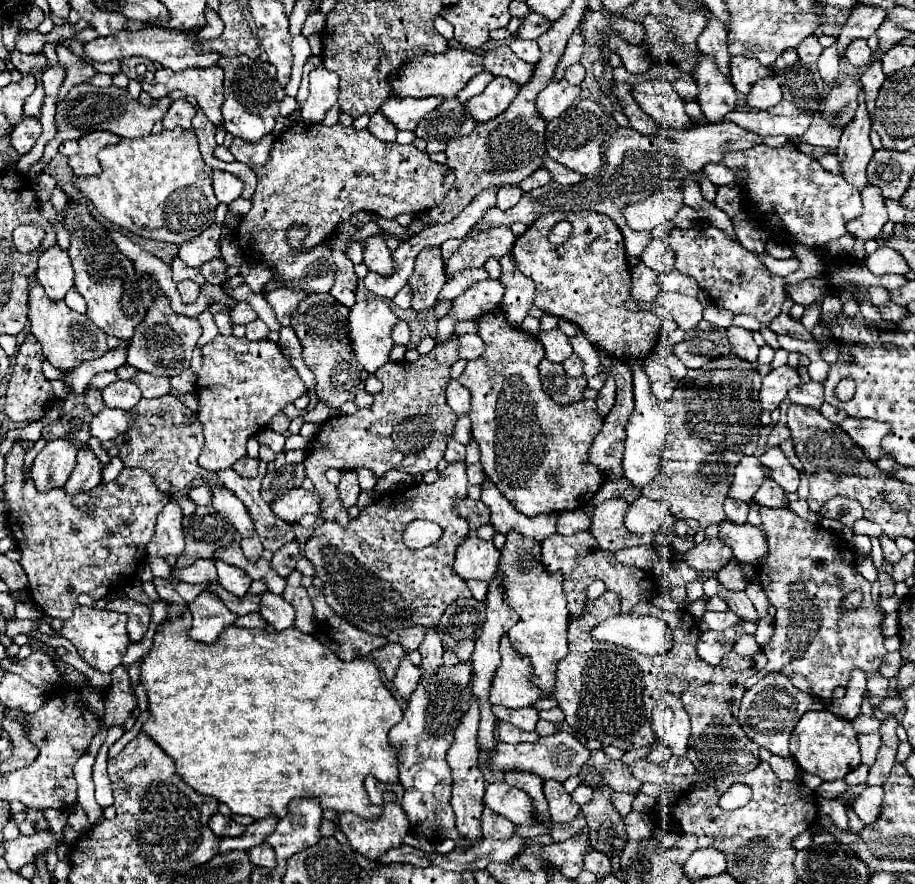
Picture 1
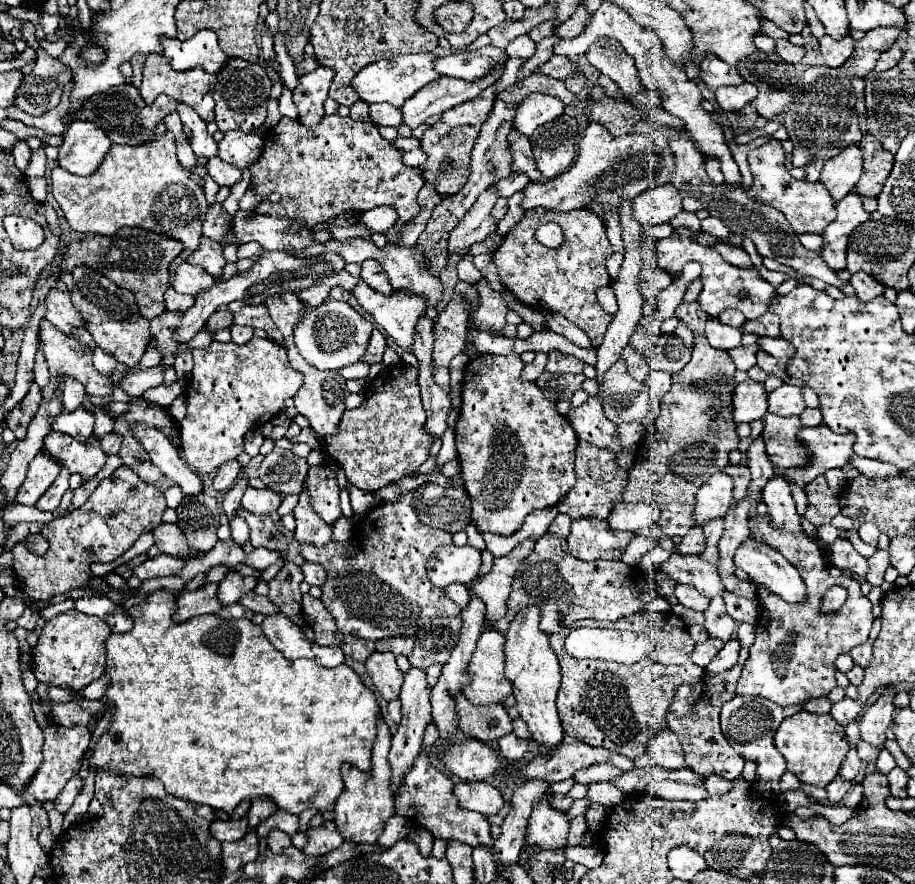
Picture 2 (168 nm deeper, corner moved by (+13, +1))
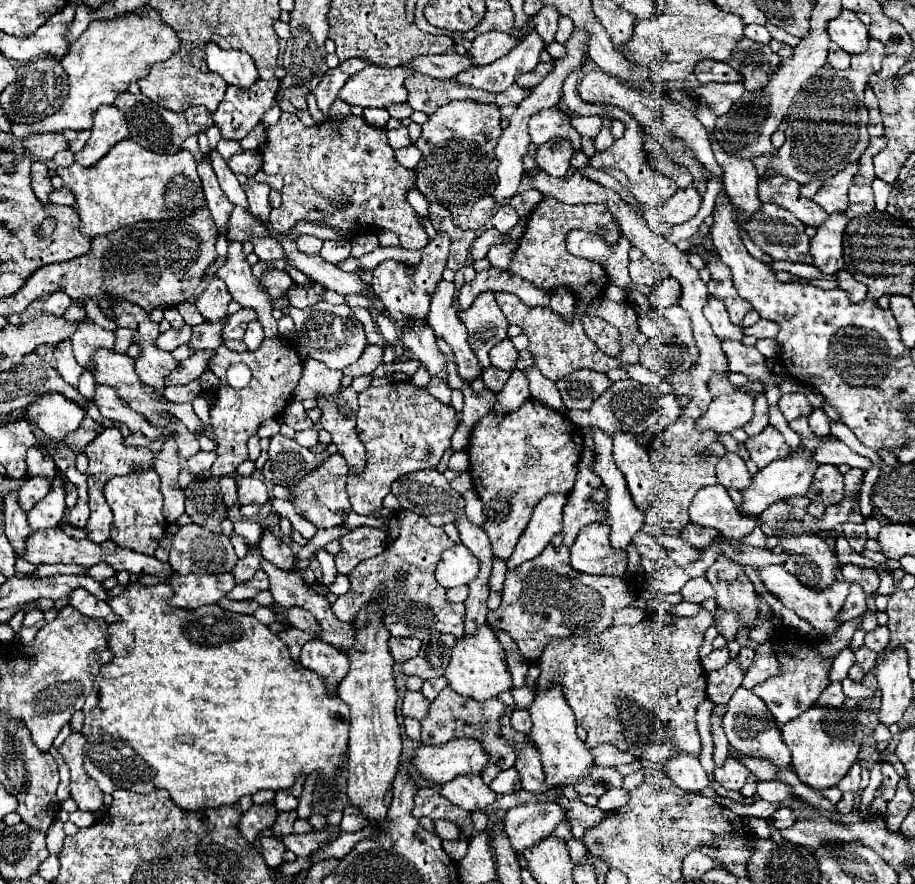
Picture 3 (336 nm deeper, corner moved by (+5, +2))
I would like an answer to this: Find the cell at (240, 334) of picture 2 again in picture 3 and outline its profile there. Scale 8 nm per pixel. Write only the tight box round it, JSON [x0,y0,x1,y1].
[244,321,264,351]

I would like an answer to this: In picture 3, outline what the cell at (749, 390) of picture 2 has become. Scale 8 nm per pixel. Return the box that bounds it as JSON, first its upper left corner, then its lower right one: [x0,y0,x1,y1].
[696,391,754,433]

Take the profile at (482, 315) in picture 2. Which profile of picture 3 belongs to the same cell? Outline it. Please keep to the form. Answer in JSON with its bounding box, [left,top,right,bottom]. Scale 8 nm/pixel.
[458,291,508,369]

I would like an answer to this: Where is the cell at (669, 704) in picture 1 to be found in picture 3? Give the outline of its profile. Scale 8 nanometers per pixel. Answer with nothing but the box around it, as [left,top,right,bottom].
[665,753,708,791]

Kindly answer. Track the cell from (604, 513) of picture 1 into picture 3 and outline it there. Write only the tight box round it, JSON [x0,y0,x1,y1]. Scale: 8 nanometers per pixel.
[570,523,628,575]

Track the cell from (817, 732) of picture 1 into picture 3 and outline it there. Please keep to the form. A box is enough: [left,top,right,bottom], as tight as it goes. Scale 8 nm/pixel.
[782,707,862,791]

